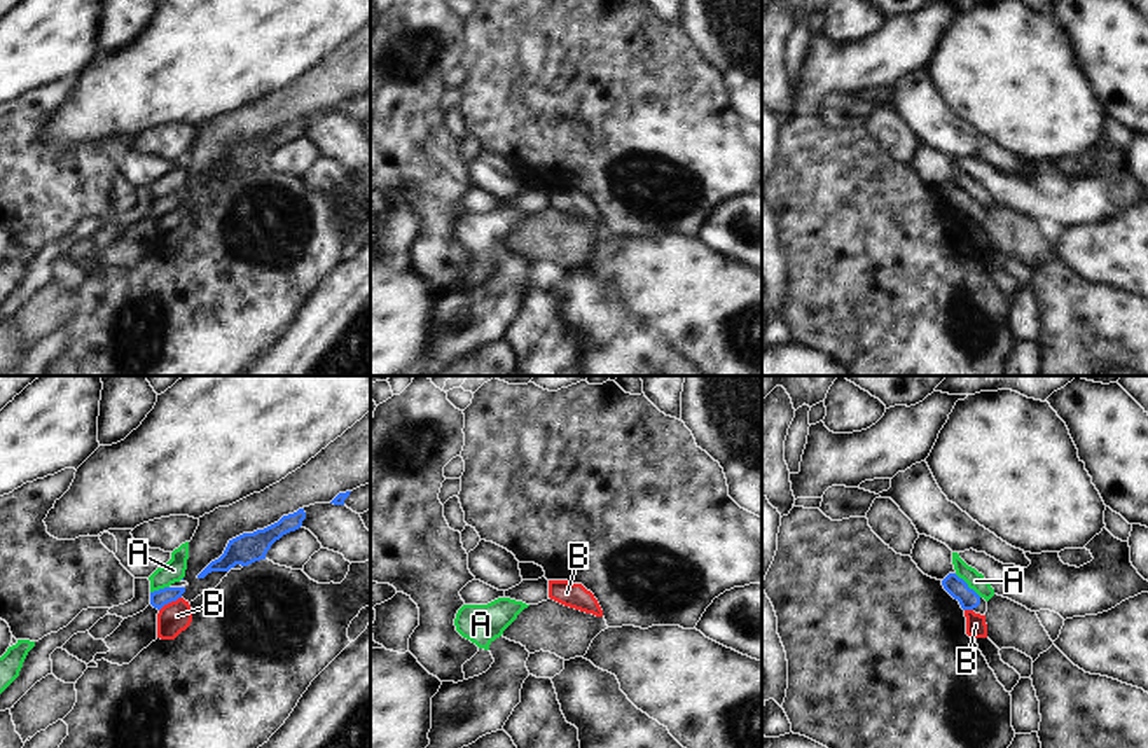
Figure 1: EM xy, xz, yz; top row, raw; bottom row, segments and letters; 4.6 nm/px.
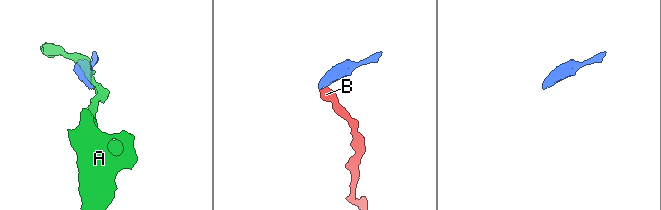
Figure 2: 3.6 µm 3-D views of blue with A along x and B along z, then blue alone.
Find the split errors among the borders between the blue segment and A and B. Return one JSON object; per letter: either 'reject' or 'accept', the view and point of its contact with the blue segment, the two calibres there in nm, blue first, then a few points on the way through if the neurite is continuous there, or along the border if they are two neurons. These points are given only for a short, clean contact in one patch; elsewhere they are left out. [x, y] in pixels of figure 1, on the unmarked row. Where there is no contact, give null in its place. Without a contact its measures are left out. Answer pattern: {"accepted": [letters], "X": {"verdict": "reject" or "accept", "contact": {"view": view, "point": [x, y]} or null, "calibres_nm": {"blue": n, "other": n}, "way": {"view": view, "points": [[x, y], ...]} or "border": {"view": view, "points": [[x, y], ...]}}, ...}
{"accepted": [], "A": {"verdict": "reject", "contact": {"view": "yz", "point": [967, 194]}, "calibres_nm": {"blue": 90, "other": 90}}, "B": {"verdict": "reject", "contact": {"view": "xy", "point": [170, 210]}, "calibres_nm": {"blue": 80, "other": 140}, "border": {"view": "xy", "points": [[180, 205], [159, 219]]}}}

